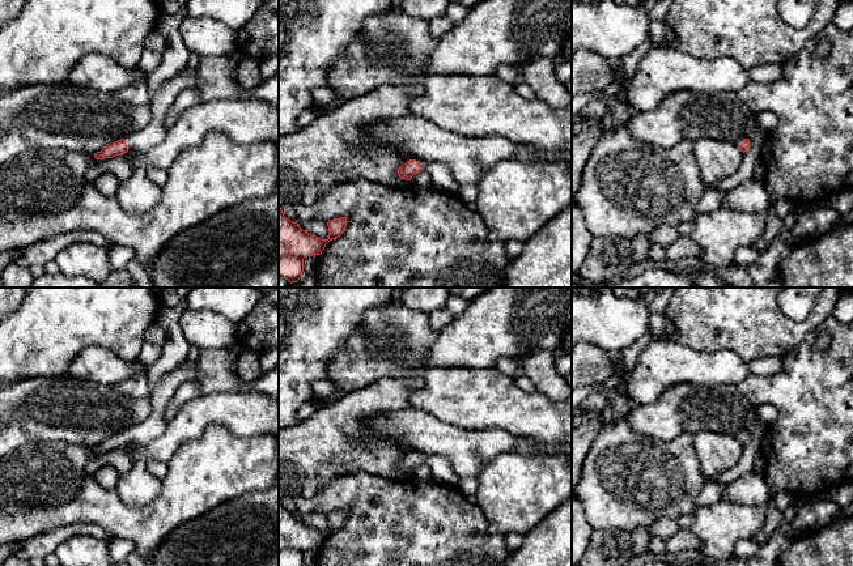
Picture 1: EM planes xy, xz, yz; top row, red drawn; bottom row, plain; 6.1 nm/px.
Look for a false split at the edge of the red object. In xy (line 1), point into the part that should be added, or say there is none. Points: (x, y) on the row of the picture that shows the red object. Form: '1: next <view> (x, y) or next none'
1: next xy (161, 103)

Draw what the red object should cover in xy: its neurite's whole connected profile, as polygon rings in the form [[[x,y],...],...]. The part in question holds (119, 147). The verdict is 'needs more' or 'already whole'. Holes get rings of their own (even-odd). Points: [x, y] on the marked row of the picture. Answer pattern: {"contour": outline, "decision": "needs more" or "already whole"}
{"contour": [[[198,67],[182,71],[179,75],[165,81],[148,105],[152,114],[148,125],[94,153],[96,158],[113,158],[128,150],[148,152],[160,144],[166,136],[167,118],[175,98],[182,90],[195,86],[196,81]]], "decision": "needs more"}

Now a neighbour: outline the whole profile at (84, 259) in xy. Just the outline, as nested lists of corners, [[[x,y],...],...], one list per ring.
[[[88,242],[73,243],[54,259],[59,272],[68,277],[86,277],[102,284],[111,272],[107,248]]]

